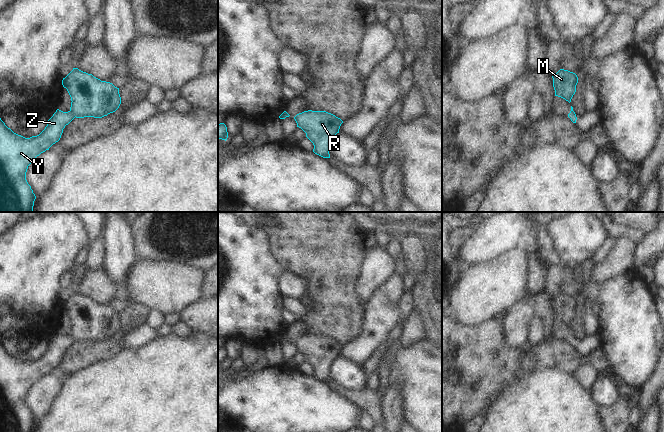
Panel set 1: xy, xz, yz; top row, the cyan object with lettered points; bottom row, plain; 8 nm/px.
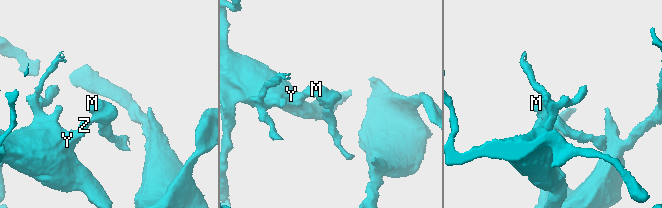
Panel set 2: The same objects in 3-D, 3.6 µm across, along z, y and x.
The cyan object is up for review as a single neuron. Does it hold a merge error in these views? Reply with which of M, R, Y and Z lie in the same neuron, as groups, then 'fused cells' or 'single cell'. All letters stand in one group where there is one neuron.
M R / Y Z; fused cells

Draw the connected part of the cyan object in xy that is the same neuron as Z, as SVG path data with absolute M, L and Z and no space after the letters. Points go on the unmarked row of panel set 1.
M57 333L45 353L30 362L14 357L0 342L0 432L33 432L36 420L26 404L28 390L60 364L63 353L74 342L75 339L71 335L63 336Z

